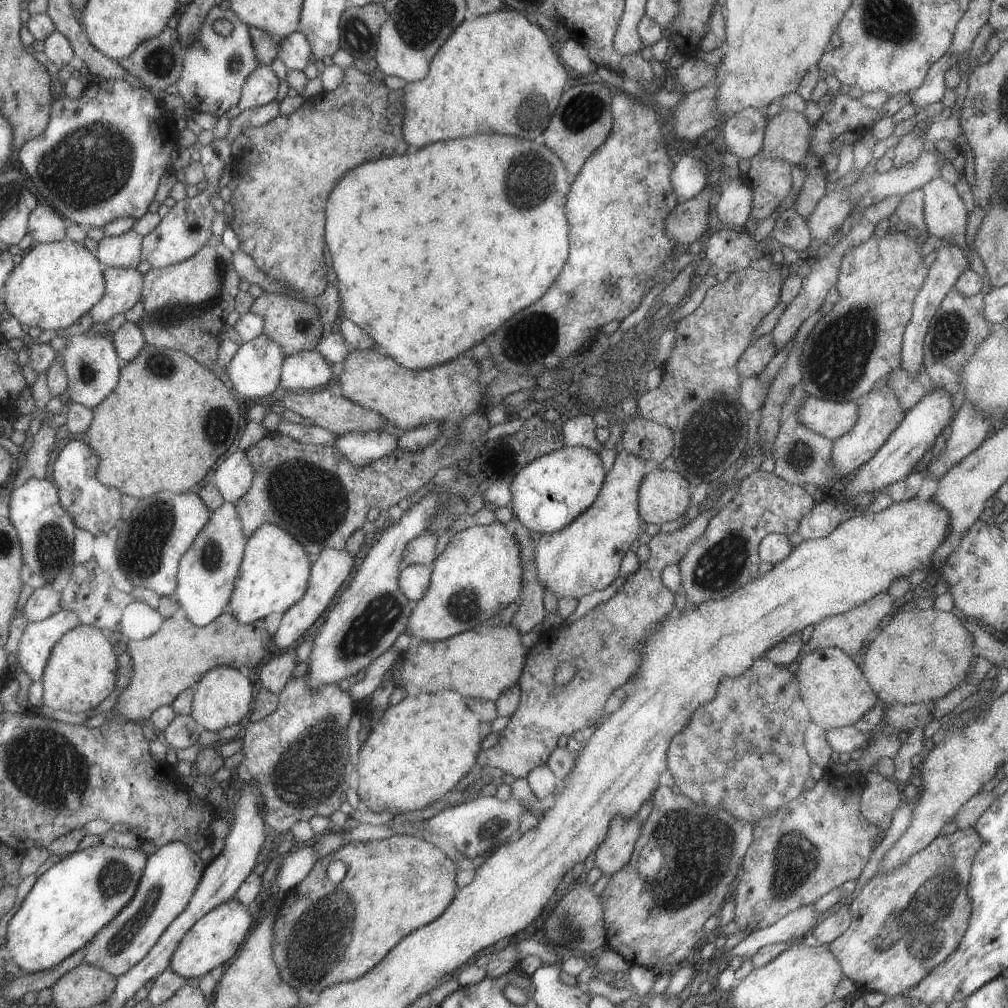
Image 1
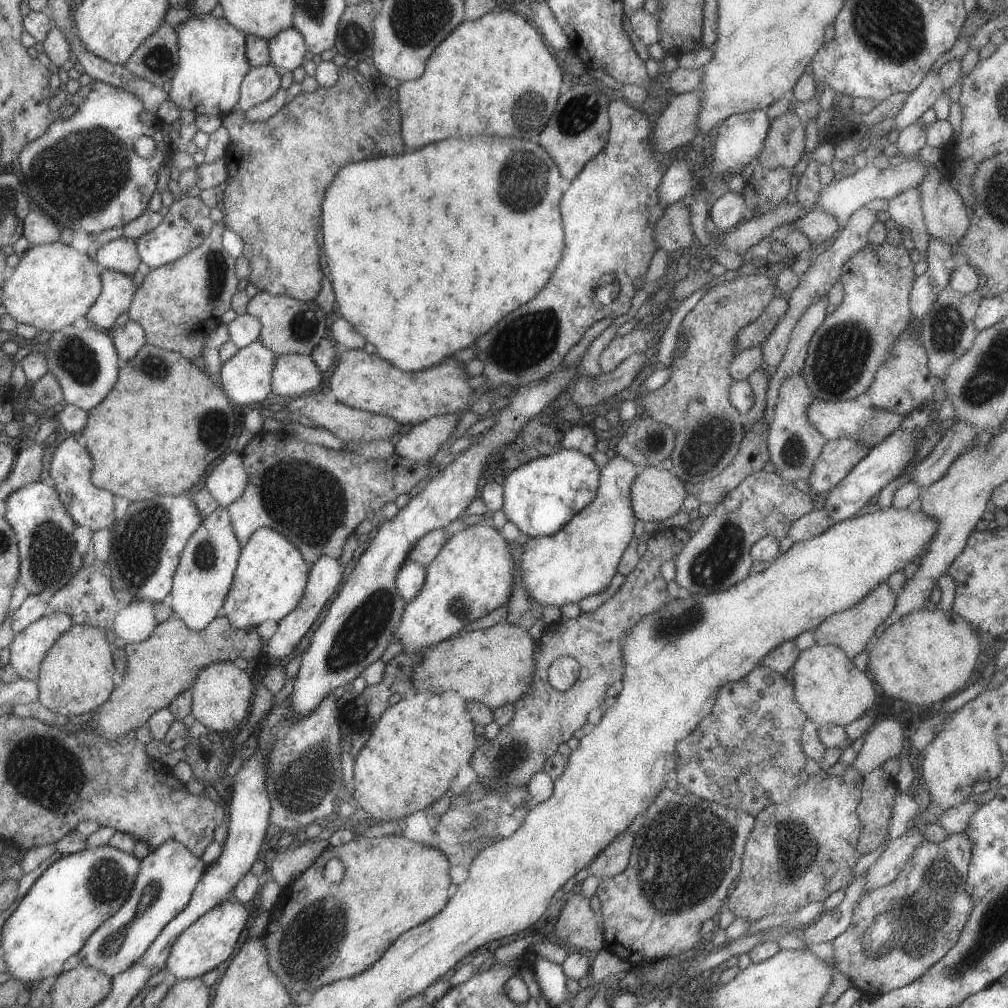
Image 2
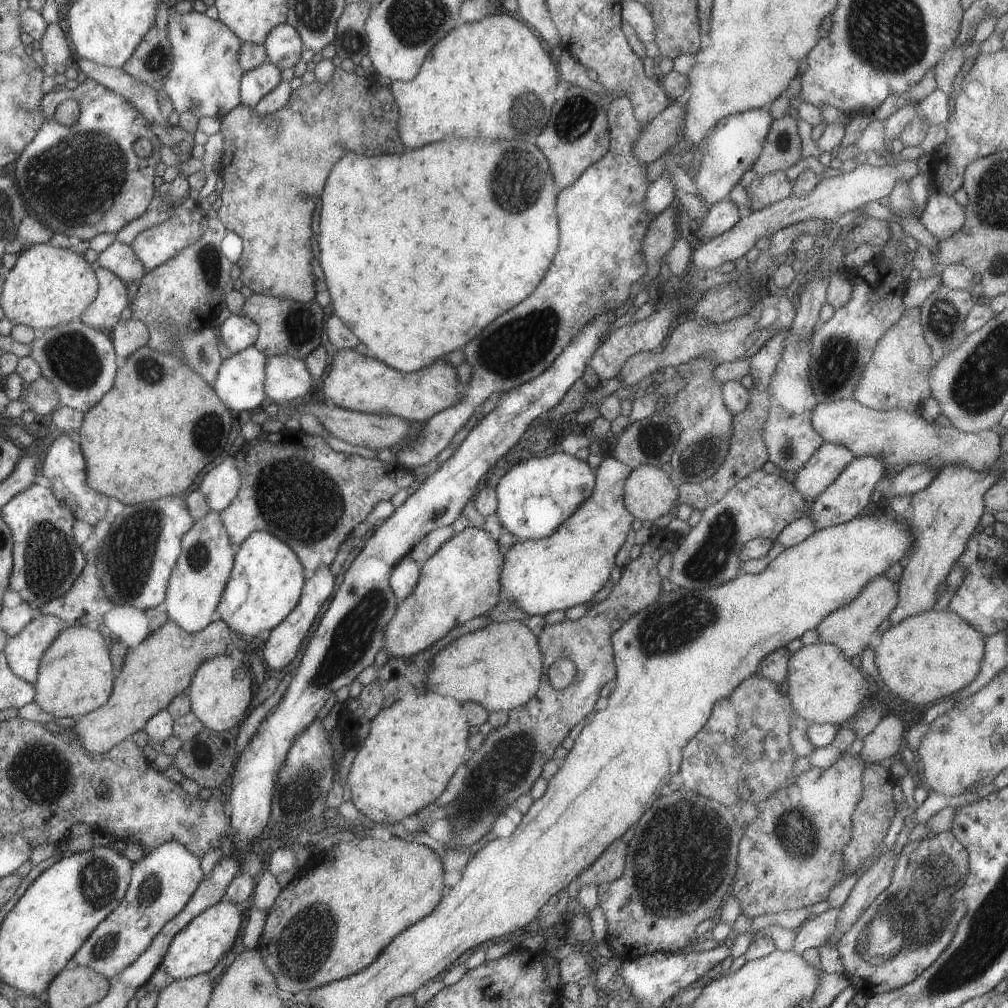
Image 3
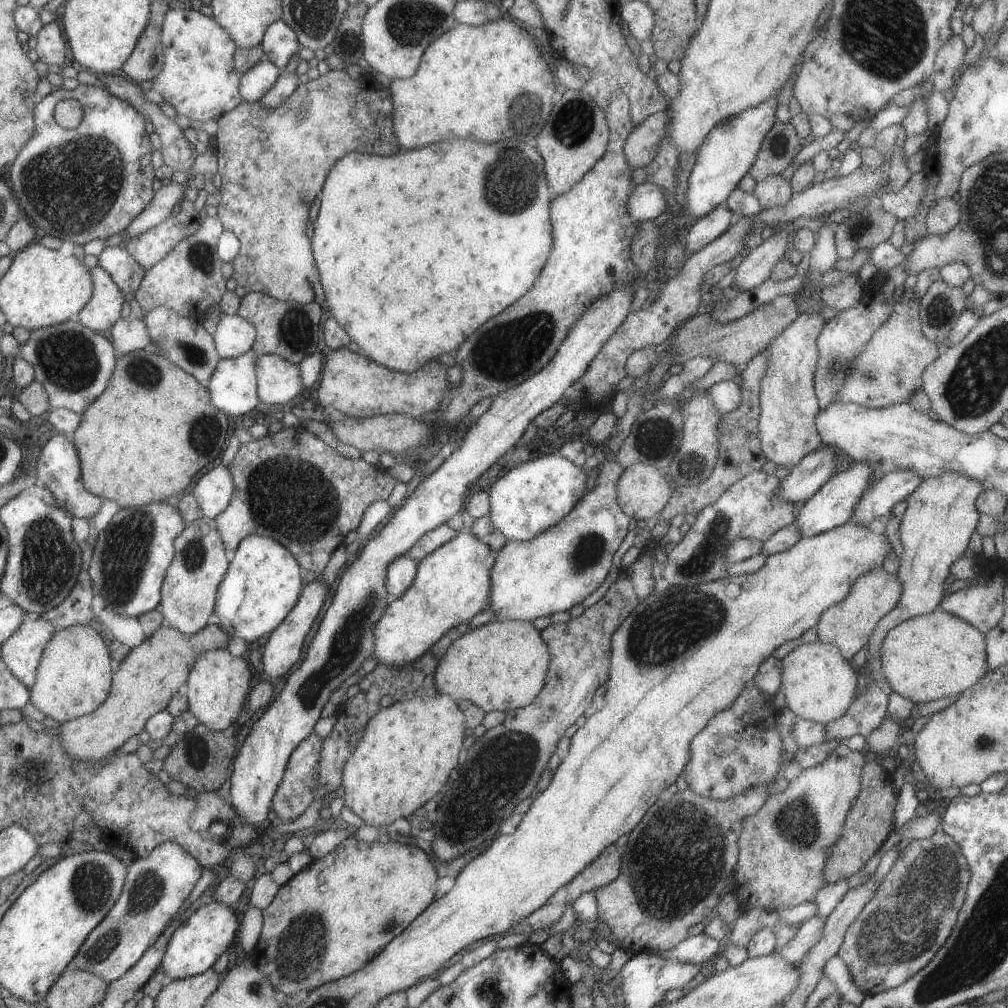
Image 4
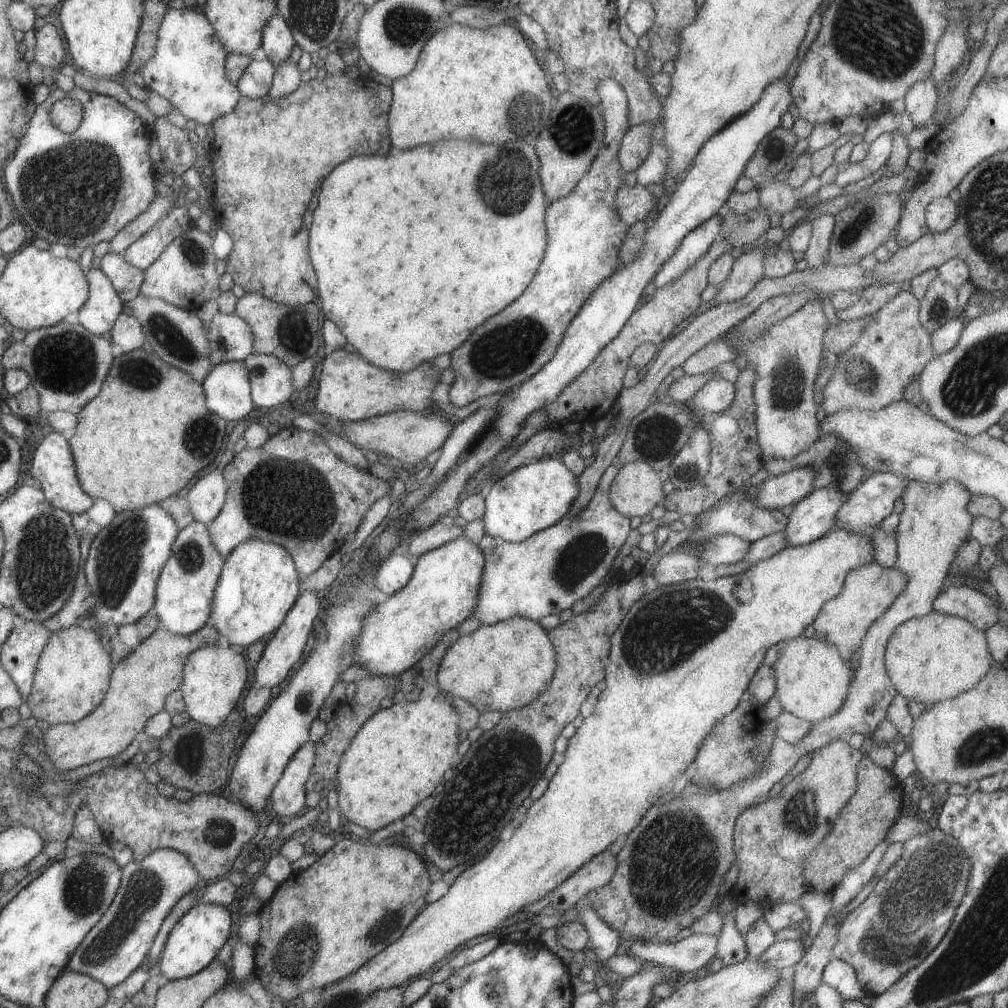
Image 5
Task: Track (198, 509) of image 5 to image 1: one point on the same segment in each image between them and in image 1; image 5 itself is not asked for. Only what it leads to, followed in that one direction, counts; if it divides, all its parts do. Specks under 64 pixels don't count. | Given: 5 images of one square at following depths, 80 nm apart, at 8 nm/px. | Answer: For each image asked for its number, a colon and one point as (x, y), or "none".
1: (232, 477)
2: (225, 482)
3: (219, 486)
4: (212, 492)

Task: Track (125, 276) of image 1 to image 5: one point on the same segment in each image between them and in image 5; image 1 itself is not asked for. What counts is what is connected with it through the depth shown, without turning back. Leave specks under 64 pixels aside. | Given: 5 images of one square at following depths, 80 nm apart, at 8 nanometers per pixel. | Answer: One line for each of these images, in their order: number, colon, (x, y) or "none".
2: (117, 289)
3: (104, 312)
4: (102, 310)
5: (98, 314)

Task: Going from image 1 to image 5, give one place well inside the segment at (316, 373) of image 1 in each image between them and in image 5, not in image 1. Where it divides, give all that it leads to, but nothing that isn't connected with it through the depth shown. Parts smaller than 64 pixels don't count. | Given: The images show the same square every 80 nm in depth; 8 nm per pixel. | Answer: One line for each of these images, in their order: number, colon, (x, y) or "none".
2: (292, 374)
3: (286, 378)
4: (277, 381)
5: (270, 380)

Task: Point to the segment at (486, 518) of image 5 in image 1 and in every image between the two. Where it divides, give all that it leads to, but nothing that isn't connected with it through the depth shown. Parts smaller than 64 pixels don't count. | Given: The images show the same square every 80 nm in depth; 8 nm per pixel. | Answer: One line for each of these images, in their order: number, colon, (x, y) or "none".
1: (550, 492)
2: (540, 496)
3: (533, 498)
4: (528, 499)

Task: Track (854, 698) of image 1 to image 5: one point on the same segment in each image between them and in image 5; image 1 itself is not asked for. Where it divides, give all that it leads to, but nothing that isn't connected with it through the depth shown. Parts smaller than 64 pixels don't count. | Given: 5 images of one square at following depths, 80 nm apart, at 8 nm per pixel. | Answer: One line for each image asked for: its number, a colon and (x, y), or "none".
2: (829, 690)
3: (823, 687)
4: (817, 683)
5: (811, 680)

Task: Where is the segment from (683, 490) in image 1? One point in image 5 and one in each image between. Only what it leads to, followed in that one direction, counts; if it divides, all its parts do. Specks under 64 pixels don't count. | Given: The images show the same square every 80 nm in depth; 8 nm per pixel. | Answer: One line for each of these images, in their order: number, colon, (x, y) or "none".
2: (655, 494)
3: (648, 493)
4: (642, 490)
5: (636, 488)

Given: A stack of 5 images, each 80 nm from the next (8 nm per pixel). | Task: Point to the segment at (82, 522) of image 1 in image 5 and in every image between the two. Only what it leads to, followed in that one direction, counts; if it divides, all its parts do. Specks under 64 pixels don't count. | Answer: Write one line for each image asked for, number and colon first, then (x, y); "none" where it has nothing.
2: (70, 466)
3: (63, 465)
4: (57, 466)
5: (52, 466)

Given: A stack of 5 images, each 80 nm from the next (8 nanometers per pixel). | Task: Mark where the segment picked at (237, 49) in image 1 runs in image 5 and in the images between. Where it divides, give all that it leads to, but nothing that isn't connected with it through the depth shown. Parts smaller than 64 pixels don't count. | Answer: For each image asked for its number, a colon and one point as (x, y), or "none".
2: (211, 65)
3: (204, 80)
4: (196, 78)
5: (187, 69)

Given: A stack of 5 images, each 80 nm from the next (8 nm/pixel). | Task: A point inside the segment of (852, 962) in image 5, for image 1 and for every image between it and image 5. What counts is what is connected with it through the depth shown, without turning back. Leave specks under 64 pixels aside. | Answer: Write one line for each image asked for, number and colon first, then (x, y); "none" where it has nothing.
1: (903, 923)
2: (899, 930)
3: (907, 925)
4: (910, 915)

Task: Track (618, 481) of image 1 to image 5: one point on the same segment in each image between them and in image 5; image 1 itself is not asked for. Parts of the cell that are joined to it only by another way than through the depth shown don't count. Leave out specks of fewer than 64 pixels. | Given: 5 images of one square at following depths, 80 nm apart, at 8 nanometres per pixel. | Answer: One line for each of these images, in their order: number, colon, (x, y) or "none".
2: (579, 560)
3: (566, 569)
4: (554, 571)
5: (546, 573)

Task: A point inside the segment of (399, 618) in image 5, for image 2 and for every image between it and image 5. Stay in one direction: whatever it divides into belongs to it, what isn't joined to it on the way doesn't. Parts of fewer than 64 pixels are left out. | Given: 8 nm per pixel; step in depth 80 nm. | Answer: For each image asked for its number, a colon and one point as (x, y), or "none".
2: (471, 575)
3: (460, 582)
4: (451, 584)

